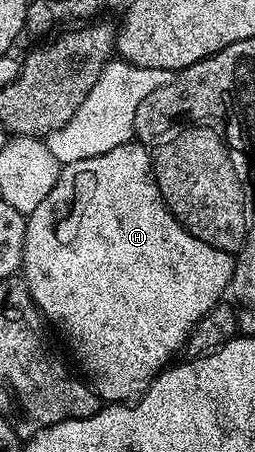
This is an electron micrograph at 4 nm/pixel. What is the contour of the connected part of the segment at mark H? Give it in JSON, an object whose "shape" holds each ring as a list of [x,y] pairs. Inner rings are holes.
{"shape":[[[130,142],[115,146],[115,150],[107,150],[107,154],[99,154],[95,158],[83,158],[79,162],[62,167],[55,186],[51,186],[51,194],[47,194],[47,198],[43,198],[43,202],[39,202],[39,206],[35,206],[35,210],[28,213],[19,272],[29,277],[33,297],[40,301],[41,308],[44,308],[61,329],[64,329],[65,338],[57,338],[57,340],[65,342],[65,348],[69,346],[69,339],[73,340],[73,348],[77,350],[79,364],[81,364],[81,373],[75,378],[78,387],[88,392],[97,404],[110,404],[136,401],[141,393],[147,391],[149,385],[162,375],[164,368],[161,367],[165,363],[168,365],[174,359],[172,356],[180,348],[182,351],[186,347],[188,338],[197,323],[215,305],[222,303],[224,296],[221,295],[224,292],[226,295],[227,289],[233,283],[234,263],[234,257],[230,253],[219,250],[215,246],[207,246],[207,242],[192,236],[175,219],[156,185],[148,151],[138,142]]]}

